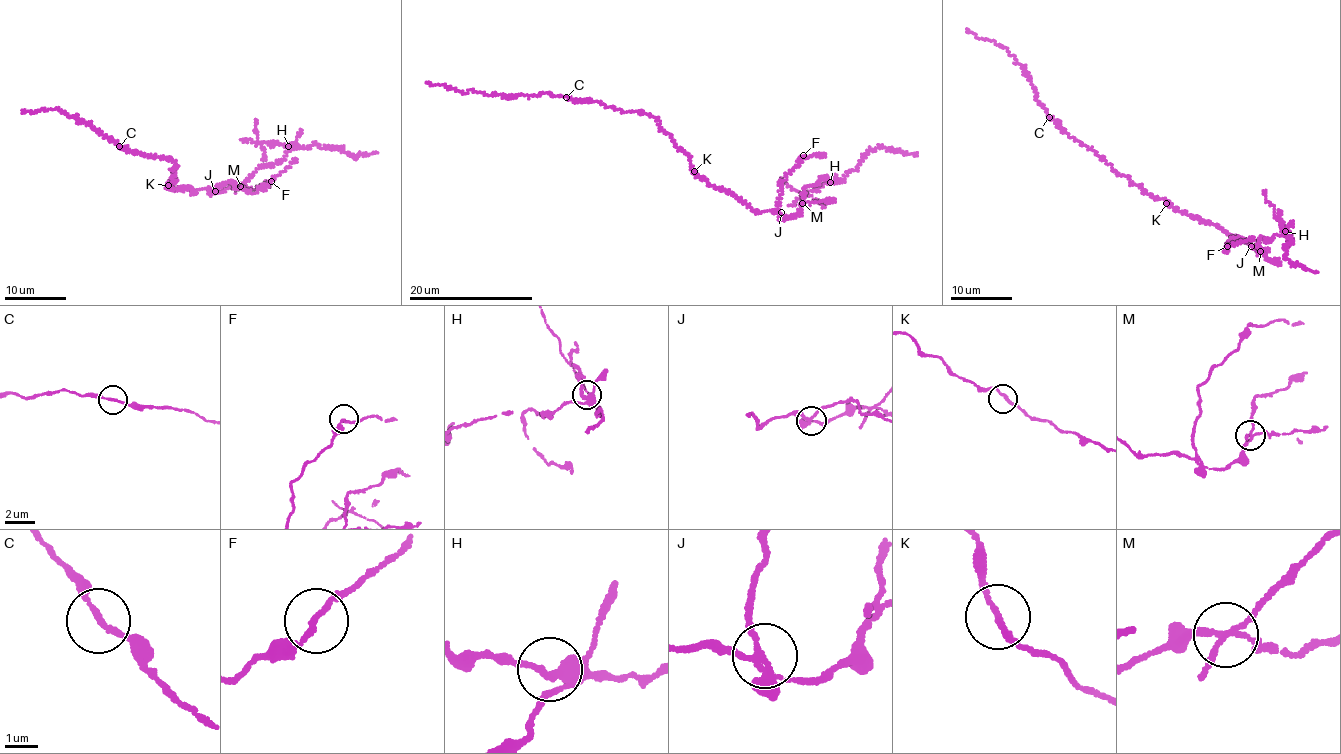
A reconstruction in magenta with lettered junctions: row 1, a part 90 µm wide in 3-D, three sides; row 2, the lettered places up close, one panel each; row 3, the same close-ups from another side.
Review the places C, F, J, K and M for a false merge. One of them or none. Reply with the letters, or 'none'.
M

